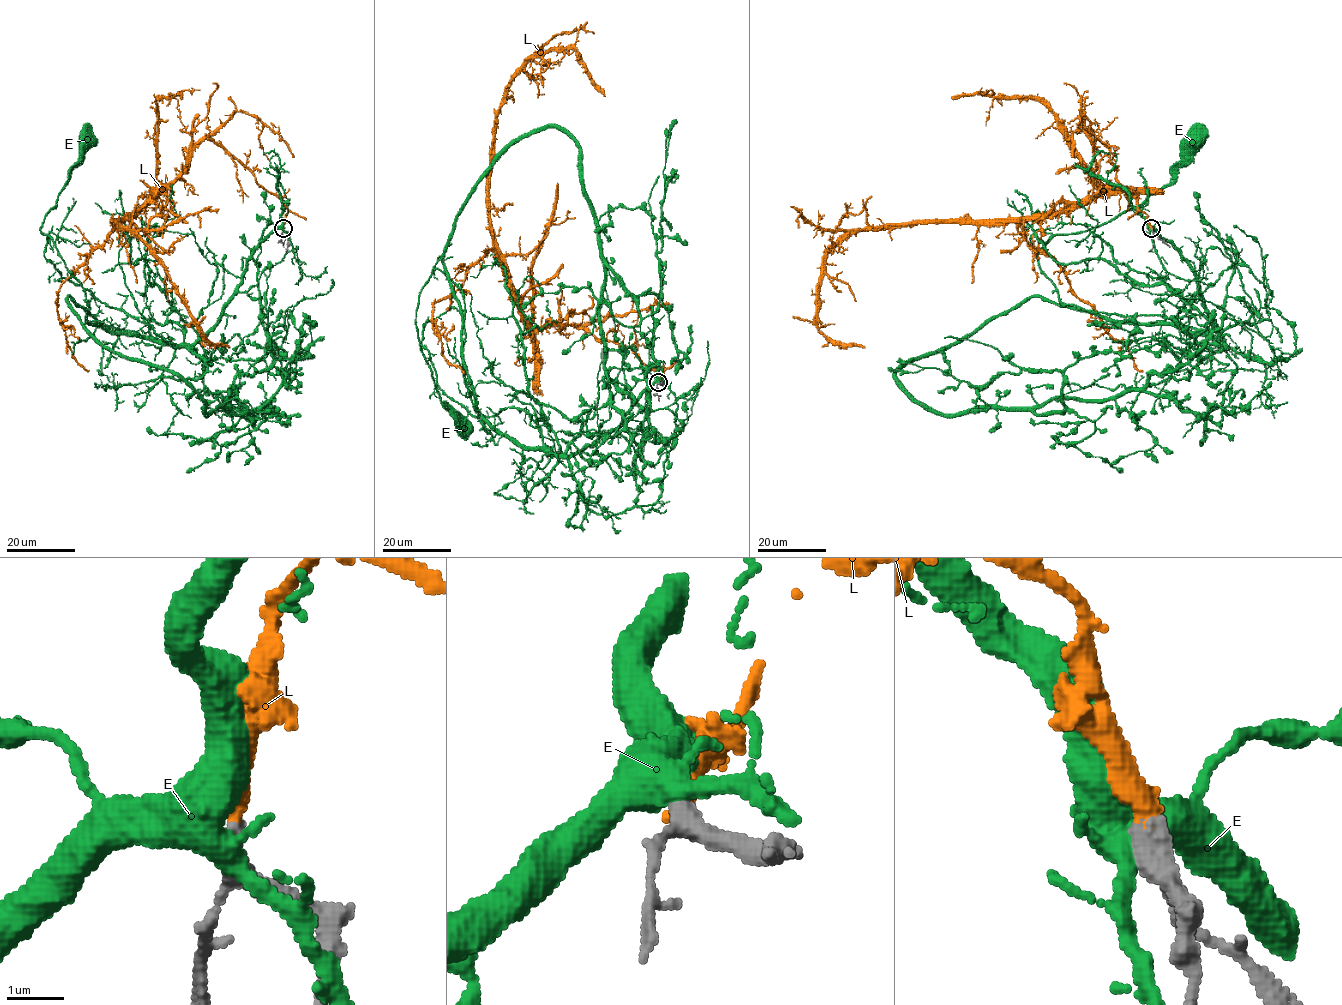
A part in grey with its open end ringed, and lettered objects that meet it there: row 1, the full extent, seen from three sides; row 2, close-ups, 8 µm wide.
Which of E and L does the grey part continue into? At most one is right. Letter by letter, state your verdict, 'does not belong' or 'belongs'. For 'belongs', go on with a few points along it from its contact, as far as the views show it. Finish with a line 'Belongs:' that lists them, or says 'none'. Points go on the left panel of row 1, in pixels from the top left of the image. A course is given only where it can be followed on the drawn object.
E: does not belong
L: belongs; course (283, 228), (287, 207), (205, 138), (174, 180), (114, 221), (162, 265), (192, 322), (229, 347)
Belongs: L

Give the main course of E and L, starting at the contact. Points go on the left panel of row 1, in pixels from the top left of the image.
E: (283, 229), (253, 251), (220, 319), (192, 344), (90, 323), (85, 291), (40, 228), (86, 138)
L: (283, 228), (287, 207), (205, 138), (174, 180), (114, 221), (162, 265), (192, 322), (229, 347)

